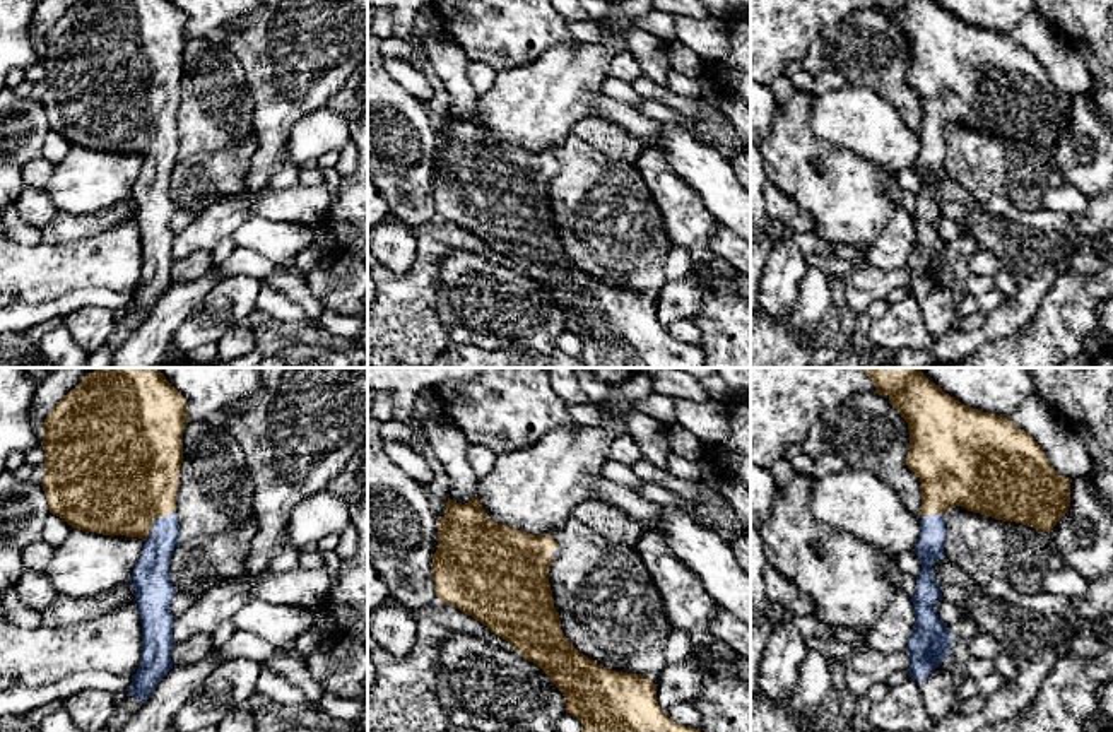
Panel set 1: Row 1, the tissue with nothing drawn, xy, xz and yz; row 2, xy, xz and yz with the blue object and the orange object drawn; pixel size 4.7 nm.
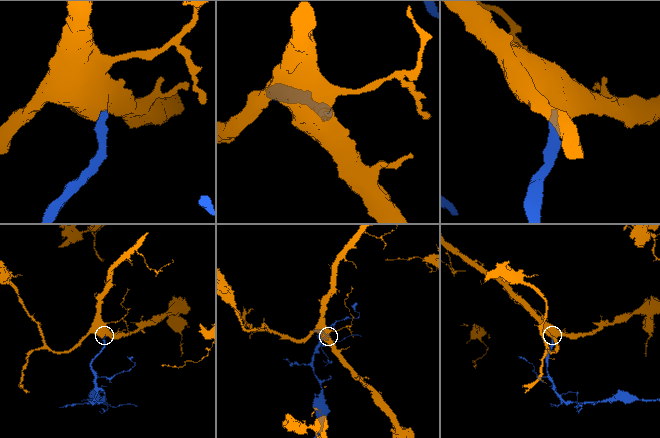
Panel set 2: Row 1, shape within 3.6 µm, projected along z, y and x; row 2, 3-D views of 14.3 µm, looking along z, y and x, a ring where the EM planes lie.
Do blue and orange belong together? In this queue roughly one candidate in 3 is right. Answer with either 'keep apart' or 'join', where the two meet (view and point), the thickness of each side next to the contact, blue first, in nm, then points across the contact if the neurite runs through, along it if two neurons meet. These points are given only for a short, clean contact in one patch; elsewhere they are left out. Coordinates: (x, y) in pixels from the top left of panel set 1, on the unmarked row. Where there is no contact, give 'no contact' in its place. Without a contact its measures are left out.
join; meets blue in xy at (154, 137); 170 nm thick on the blue side, 500 nm on the other; runs through xy (151, 190), (154, 180), (154, 137), (120, 96)

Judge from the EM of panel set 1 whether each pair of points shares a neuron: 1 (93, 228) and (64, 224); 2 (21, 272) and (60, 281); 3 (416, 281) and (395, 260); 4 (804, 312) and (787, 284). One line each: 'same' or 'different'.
1: same
2: same
3: different
4: different

